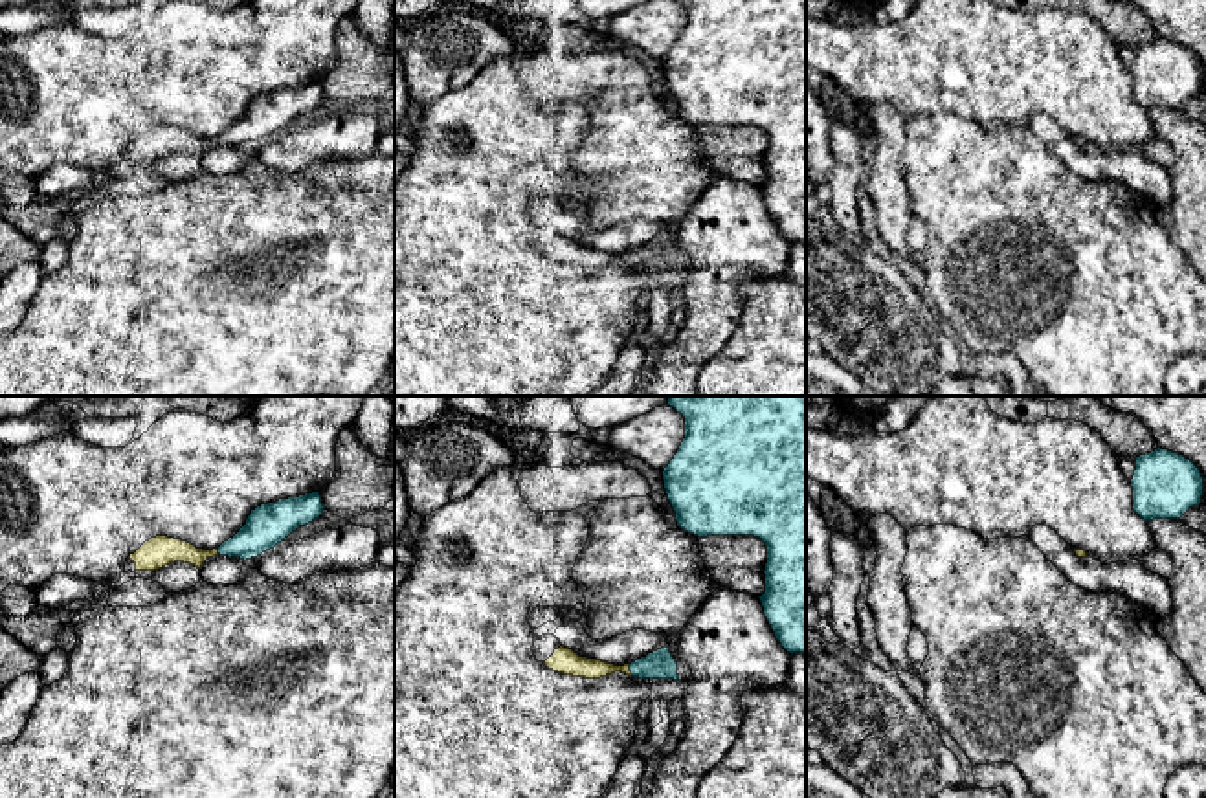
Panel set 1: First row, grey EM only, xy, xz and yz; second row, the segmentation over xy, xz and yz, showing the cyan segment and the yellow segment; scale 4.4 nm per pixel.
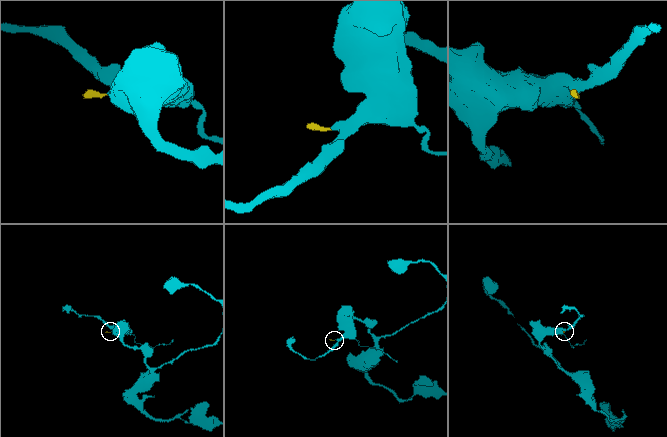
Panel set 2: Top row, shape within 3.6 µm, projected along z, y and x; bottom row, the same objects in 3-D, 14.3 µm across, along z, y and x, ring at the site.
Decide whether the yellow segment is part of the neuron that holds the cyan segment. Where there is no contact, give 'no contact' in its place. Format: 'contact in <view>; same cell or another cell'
contact in xz; another cell

